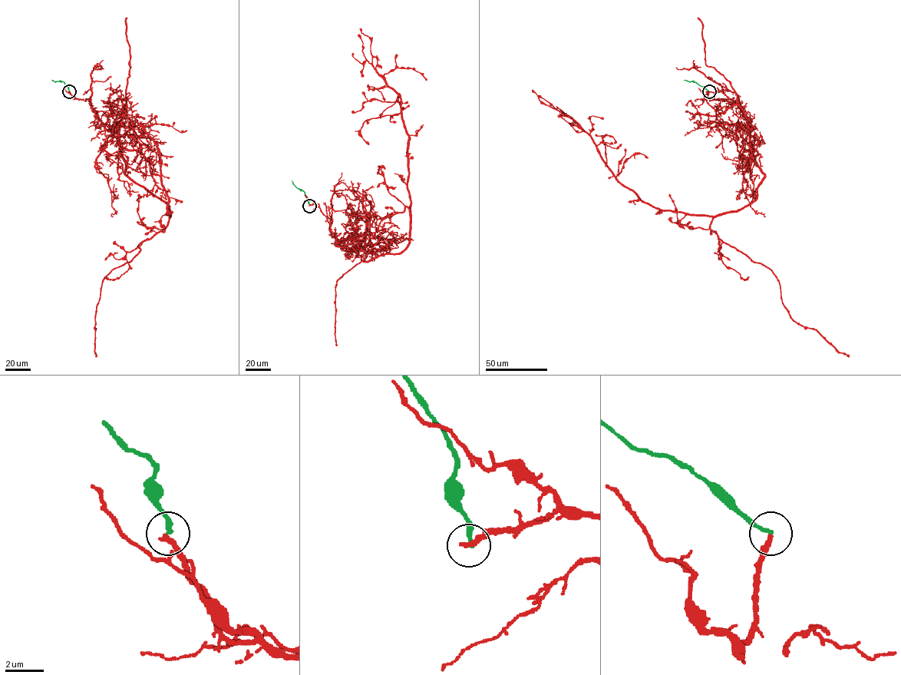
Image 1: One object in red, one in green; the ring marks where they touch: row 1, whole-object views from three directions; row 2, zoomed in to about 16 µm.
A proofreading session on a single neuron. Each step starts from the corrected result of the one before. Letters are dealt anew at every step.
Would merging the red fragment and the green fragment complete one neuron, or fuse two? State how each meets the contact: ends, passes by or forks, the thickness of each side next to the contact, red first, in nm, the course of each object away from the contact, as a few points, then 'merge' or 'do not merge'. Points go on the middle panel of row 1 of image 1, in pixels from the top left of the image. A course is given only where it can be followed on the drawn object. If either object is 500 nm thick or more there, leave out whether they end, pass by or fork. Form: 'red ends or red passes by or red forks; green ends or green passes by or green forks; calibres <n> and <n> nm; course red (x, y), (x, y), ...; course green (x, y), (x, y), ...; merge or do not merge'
red ends; green ends; calibres 300 and 190 nm; course red (309, 206), (318, 203), (338, 243), (358, 247), (366, 261), (408, 243), (400, 99), (374, 67), (360, 29); course green (309, 206), (304, 191), (292, 180); do not merge

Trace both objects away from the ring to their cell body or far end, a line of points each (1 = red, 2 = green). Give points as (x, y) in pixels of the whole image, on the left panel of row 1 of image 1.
1: (69, 91), (90, 99), (117, 134), (124, 173), (164, 202), (169, 216), (159, 151), (120, 90)
2: (69, 91), (64, 81), (51, 80)

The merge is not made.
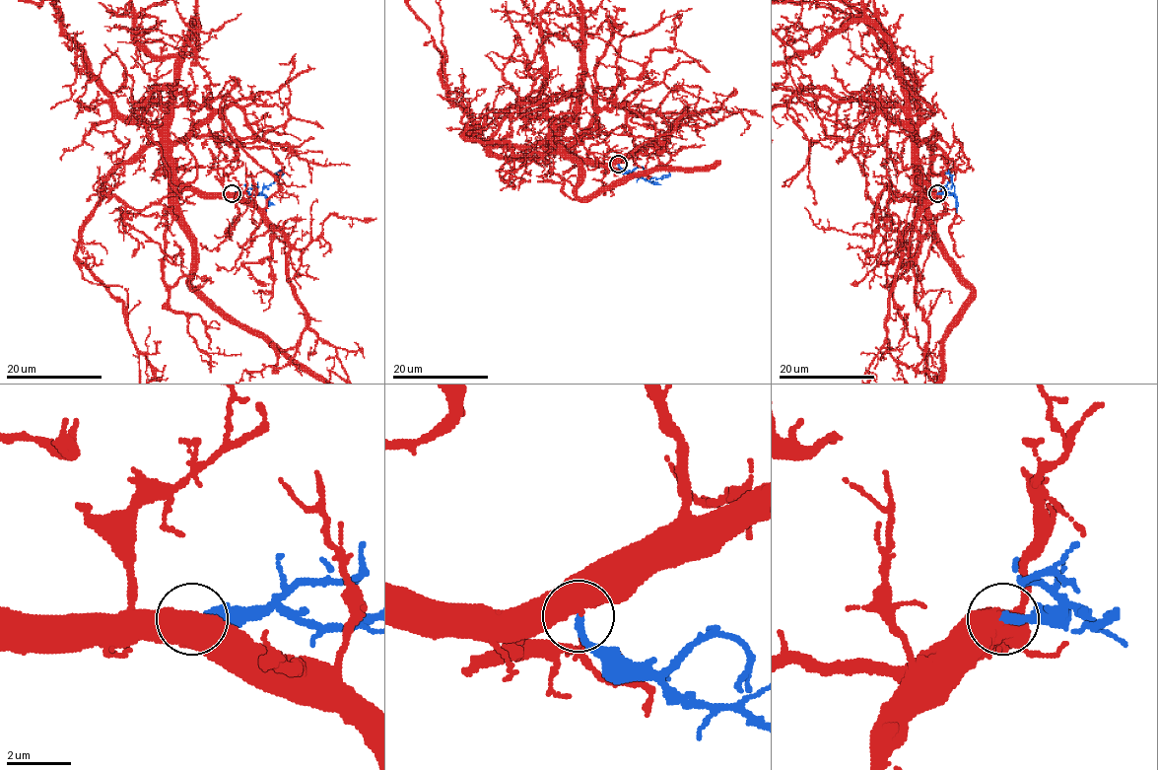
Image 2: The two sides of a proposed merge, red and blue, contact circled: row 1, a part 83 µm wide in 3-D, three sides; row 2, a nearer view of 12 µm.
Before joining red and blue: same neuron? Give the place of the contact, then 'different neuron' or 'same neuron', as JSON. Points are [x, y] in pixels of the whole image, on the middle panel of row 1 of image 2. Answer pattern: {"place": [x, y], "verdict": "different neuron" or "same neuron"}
{"place": [618, 164], "verdict": "same neuron"}

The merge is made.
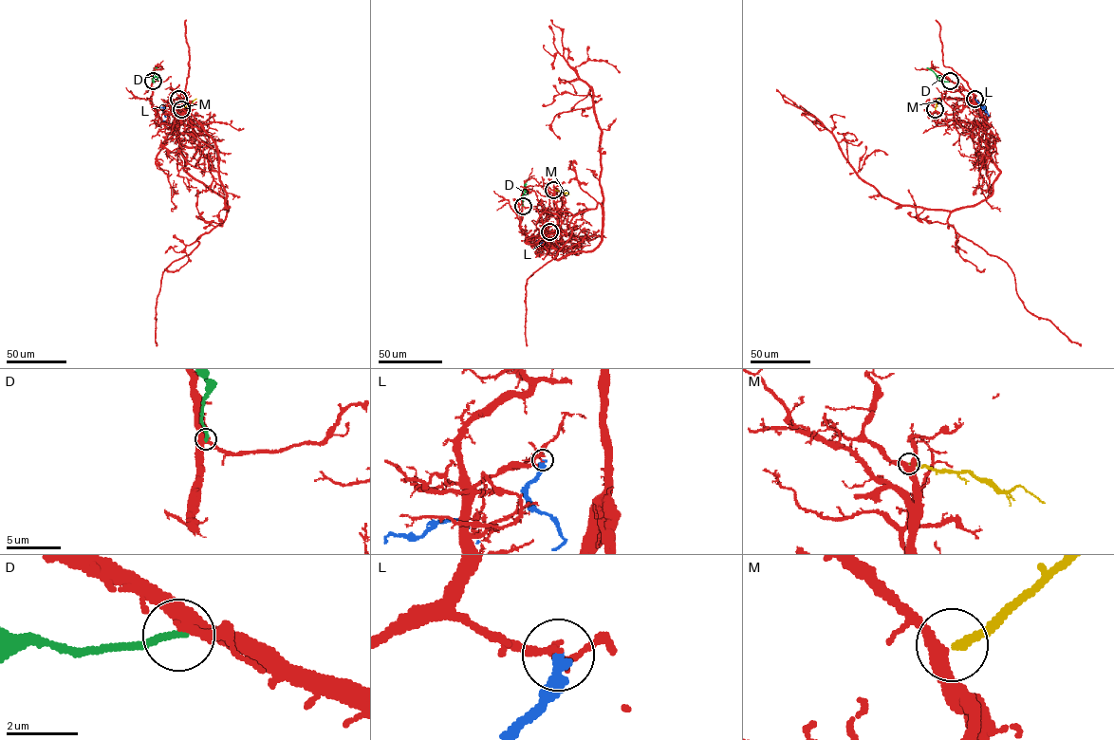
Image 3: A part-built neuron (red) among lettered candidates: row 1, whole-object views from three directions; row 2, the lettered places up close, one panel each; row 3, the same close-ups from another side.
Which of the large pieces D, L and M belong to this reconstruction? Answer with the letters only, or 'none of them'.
M

